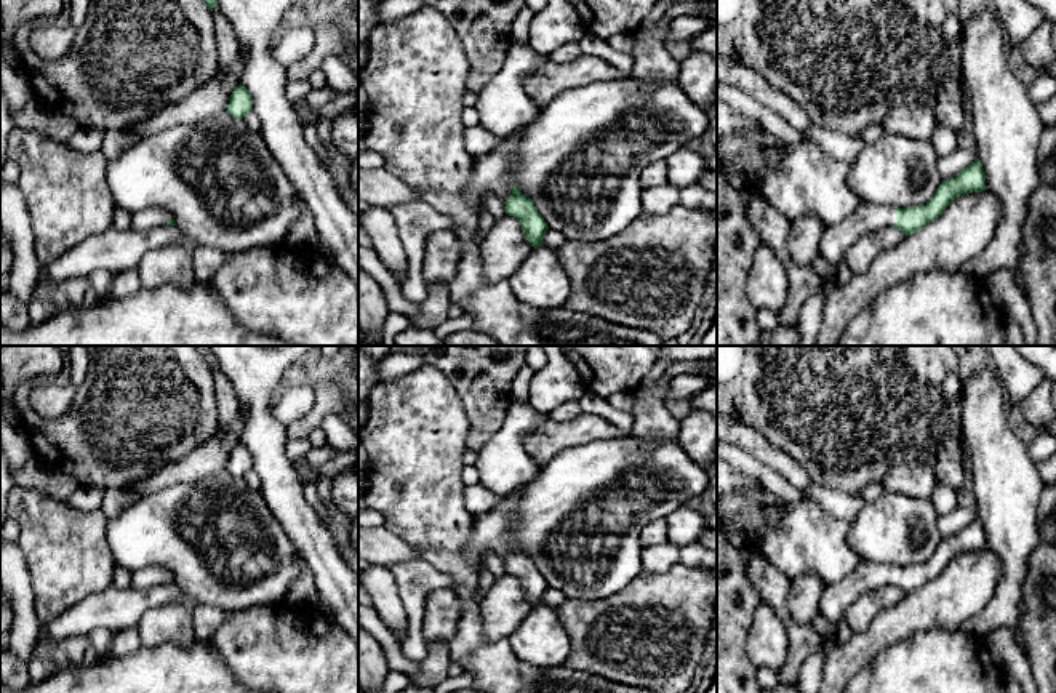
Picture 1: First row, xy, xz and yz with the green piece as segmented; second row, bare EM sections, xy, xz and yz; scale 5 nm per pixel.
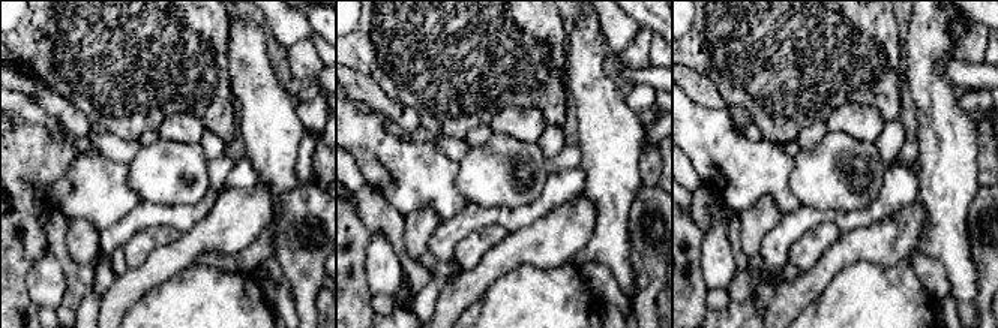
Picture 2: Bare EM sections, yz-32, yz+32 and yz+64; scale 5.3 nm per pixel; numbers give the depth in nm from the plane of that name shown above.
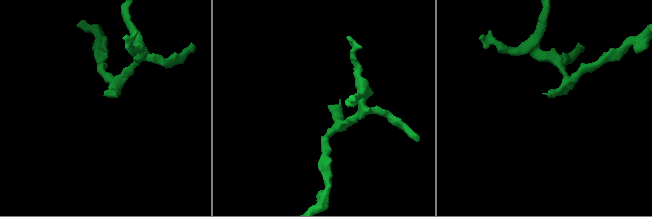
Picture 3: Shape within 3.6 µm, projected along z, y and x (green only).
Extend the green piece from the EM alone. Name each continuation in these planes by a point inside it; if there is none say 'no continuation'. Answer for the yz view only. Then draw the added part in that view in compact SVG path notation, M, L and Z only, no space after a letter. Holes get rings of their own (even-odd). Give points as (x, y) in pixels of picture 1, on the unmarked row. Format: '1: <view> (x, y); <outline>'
1: yz (836, 599); M861 562L842 581L824 587L819 600L819 616L837 626L846 608L864 592L896 583L896 568L888 563Z

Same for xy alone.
1: xy (154, 575); M149 565L131 573L131 586L149 589L152 586L166 586L174 578L170 570L162 565Z

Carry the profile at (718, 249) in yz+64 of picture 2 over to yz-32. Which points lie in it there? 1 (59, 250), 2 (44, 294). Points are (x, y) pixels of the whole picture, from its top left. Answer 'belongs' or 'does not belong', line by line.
1: does not belong
2: belongs

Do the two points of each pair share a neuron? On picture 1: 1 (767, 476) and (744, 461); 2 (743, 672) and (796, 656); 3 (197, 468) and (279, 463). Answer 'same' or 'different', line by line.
1: same
2: different
3: different

